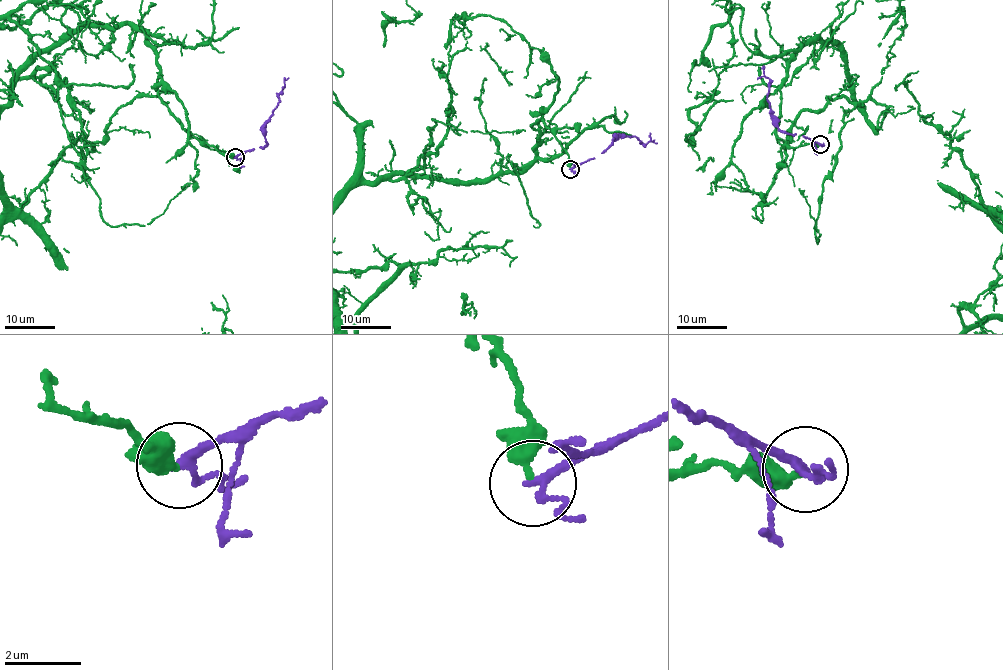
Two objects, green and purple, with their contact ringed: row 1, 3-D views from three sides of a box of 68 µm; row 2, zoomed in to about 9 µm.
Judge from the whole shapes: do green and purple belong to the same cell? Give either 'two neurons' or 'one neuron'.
two neurons

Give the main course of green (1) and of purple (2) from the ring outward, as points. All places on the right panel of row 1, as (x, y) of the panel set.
1: (819, 145), (777, 135), (780, 84), (839, 47), (873, 135), (708, 23), (768, 28)
2: (820, 145), (803, 135), (786, 134), (777, 126), (777, 118), (767, 97), (769, 80), (764, 74), (764, 66)

